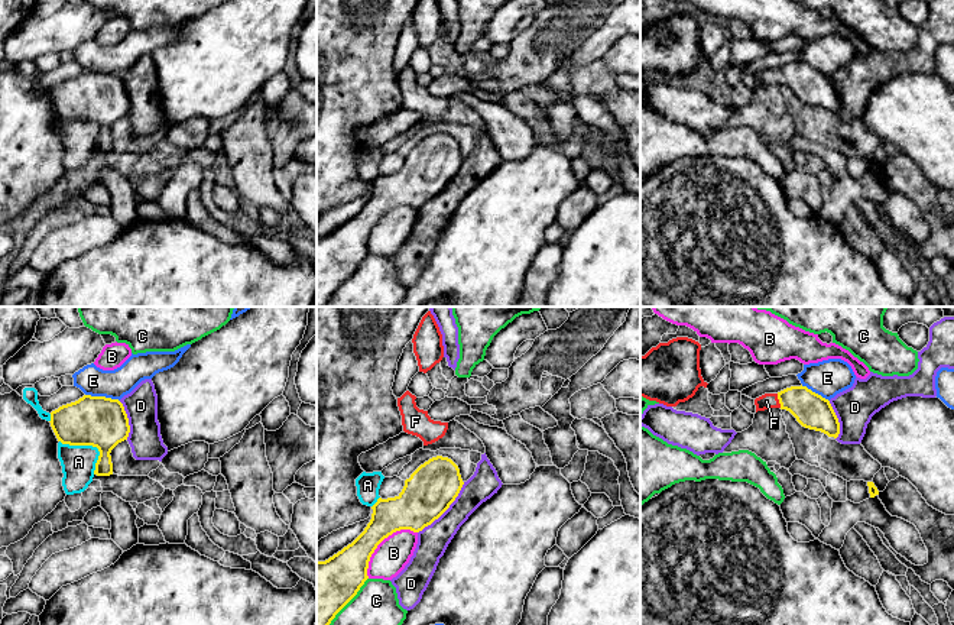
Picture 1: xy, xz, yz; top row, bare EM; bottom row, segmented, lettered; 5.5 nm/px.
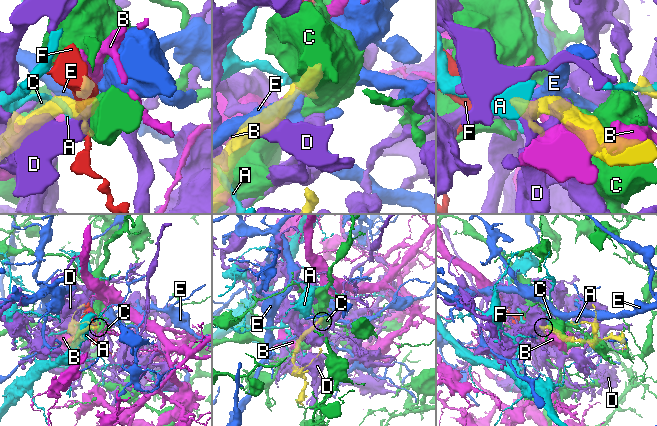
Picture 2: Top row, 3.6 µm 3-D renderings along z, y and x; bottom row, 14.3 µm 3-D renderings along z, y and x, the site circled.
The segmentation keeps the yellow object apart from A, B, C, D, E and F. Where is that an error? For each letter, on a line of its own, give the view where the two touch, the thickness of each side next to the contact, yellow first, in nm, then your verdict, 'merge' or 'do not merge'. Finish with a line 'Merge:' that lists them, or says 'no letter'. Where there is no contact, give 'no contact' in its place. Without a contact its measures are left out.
A: xy | 280/190 nm | do not merge
B: xz | 220/190 nm | do not merge
C: xz | 340/340 nm | do not merge
D: xz | 280/170 nm | do not merge
E: xy | 280/160 nm | do not merge
F: yz | 200/80 nm | merge
Merge: F

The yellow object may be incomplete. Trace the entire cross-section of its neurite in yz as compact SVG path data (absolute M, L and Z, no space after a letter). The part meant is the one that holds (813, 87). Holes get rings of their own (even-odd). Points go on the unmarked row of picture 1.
M791 62L778 69L765 69L755 75L756 88L768 84L789 87L796 97L809 106L821 107L837 114L840 110L838 94L828 75L807 62Z

